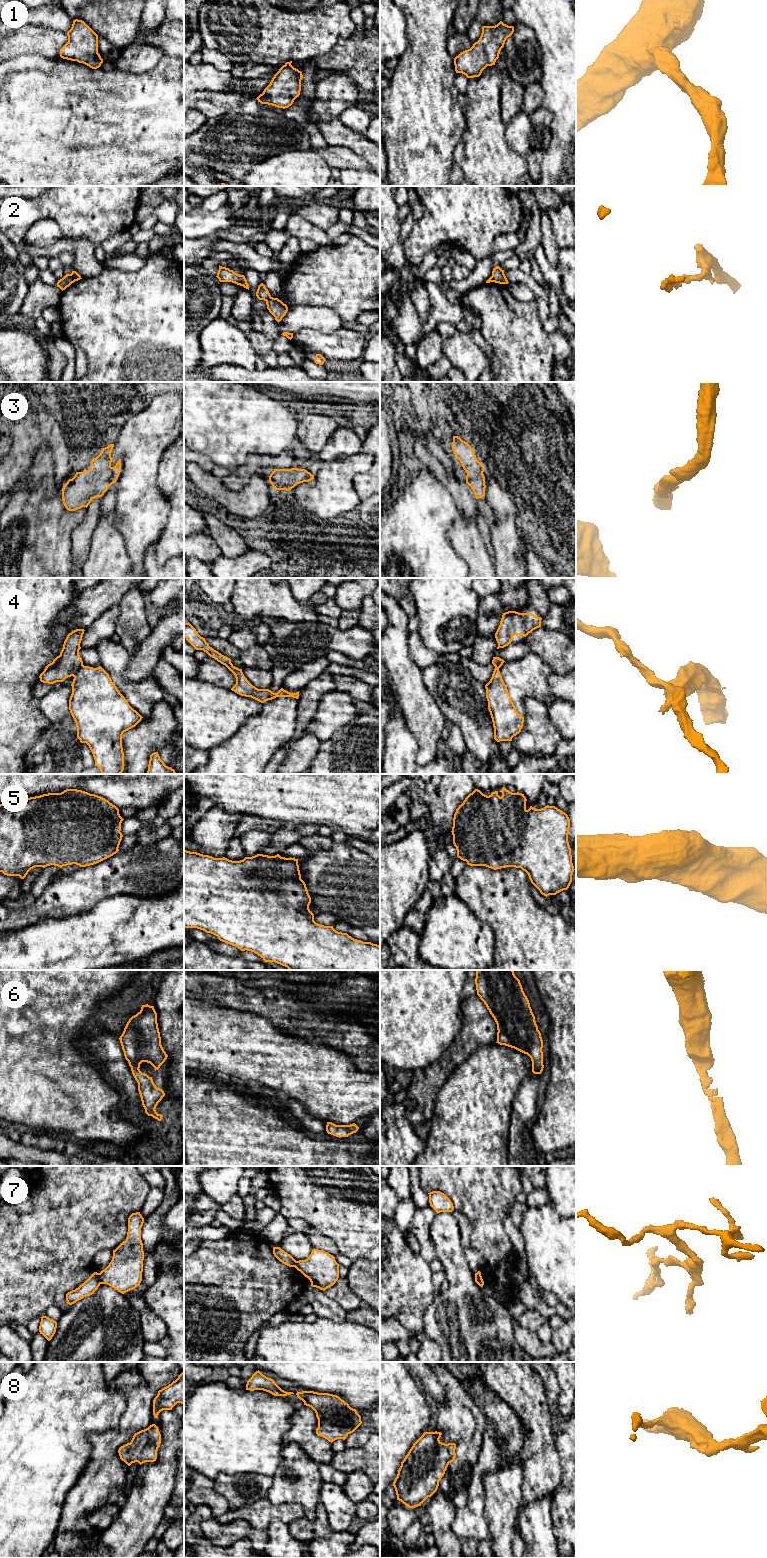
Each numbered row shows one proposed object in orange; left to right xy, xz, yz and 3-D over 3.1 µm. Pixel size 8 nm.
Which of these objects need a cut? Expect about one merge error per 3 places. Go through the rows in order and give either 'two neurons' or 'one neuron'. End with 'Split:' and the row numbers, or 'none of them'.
1: one neuron
2: two neurons
3: one neuron
4: two neurons
5: one neuron
6: one neuron
7: two neurons
8: one neuron
Split: 2, 4, 7

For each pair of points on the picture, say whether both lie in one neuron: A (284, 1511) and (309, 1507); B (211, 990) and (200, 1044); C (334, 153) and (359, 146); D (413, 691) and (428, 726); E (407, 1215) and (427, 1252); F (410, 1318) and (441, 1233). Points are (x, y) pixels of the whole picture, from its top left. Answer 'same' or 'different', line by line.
A: different
B: different
C: different
D: same
E: different
F: different

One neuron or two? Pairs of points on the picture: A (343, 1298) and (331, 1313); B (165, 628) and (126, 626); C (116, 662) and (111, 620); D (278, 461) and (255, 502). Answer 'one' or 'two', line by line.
A: two
B: two
C: two
D: two

